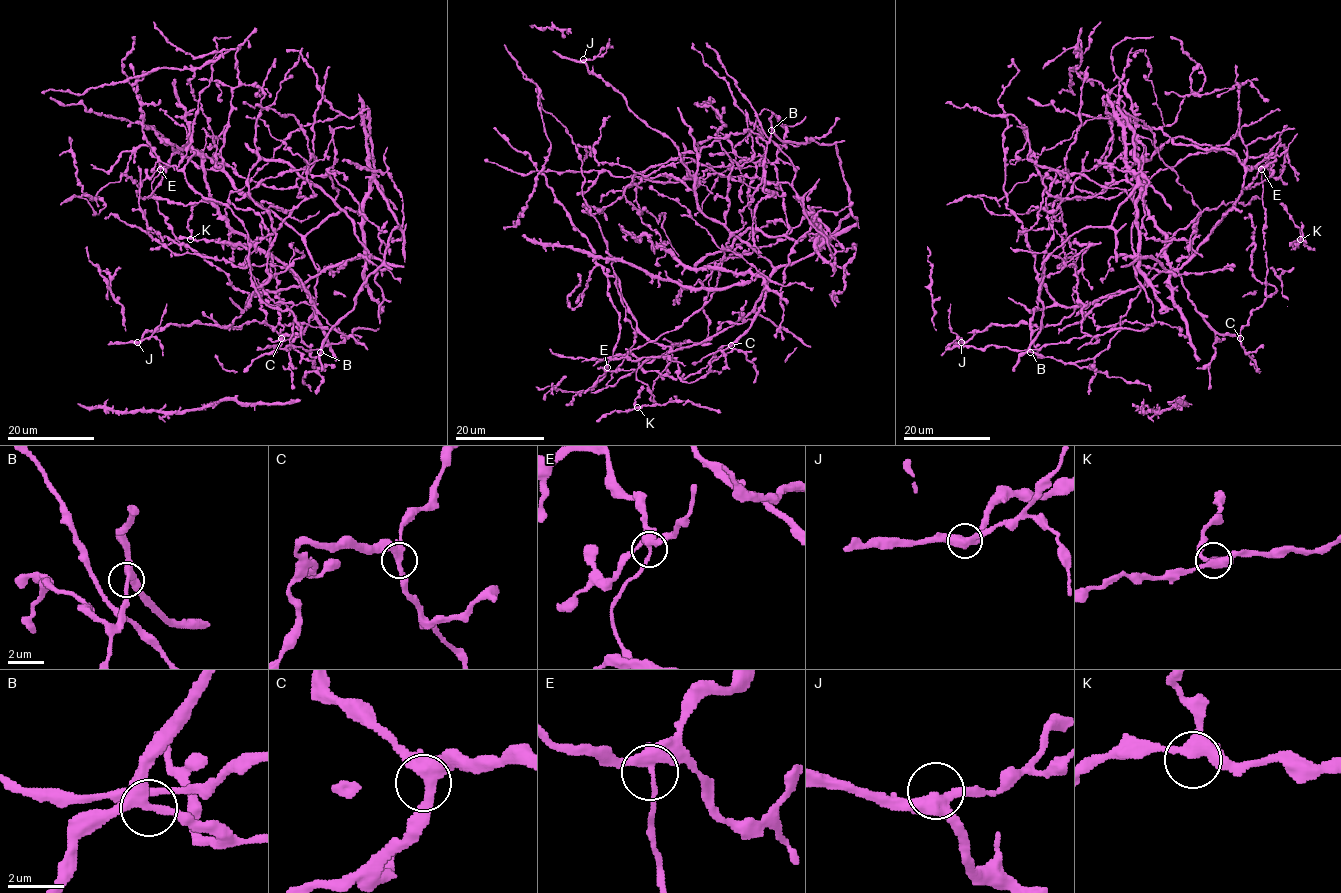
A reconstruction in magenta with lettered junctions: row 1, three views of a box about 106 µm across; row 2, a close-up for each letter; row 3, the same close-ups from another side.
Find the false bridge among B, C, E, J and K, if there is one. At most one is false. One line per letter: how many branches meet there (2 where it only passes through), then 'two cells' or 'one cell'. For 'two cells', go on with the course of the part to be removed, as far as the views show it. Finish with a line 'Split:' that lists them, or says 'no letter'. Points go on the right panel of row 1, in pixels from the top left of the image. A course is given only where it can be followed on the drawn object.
B: 3 branches meet; one cell
C: 3 branches meet; one cell
E: 3 branches meet; two cells; foreign part runs (1261, 170), (1263, 250)
J: 3 branches meet; one cell
K: 3 branches meet; one cell
Split: E

